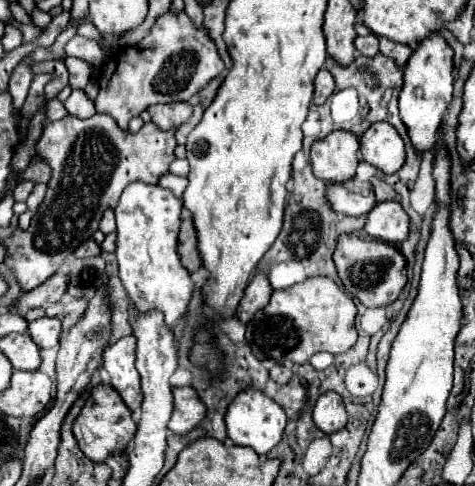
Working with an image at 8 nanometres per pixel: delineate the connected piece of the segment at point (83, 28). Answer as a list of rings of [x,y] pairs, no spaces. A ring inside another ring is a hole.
[[[91,22],[81,24],[81,26],[79,26],[79,30],[77,30],[77,34],[79,34],[79,36],[83,36],[83,38],[91,38],[91,40],[95,40],[95,42],[99,42],[99,44],[101,44],[101,34],[97,32],[97,28],[95,28]]]

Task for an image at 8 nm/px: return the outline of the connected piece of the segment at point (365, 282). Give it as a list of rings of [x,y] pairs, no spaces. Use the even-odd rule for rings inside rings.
[[[343,234],[339,236],[339,244],[333,254],[339,278],[345,286],[345,290],[359,298],[363,306],[389,306],[397,300],[401,294],[407,274],[405,274],[405,258],[401,250],[393,244],[387,244],[383,240],[365,238],[363,234]]]

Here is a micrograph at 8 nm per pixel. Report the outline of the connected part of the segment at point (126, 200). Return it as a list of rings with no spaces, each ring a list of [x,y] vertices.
[[[143,182],[129,184],[115,208],[119,234],[117,258],[123,288],[141,314],[149,310],[163,312],[163,320],[169,328],[173,328],[173,324],[187,312],[187,304],[195,288],[191,274],[181,264],[181,256],[177,252],[181,208],[181,200],[175,198],[171,190]]]

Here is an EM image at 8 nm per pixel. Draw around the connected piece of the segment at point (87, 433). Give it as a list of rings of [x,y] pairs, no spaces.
[[[99,384],[91,392],[91,398],[85,402],[85,408],[81,410],[81,414],[73,424],[73,432],[79,442],[79,448],[93,462],[105,462],[111,454],[125,452],[135,436],[135,430],[137,426],[131,418],[131,410],[125,406],[121,396],[107,384]]]

